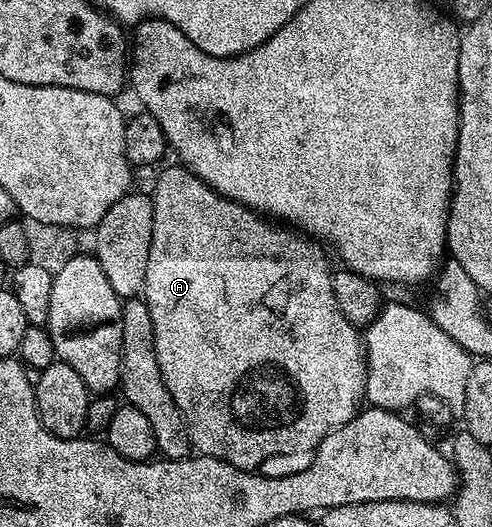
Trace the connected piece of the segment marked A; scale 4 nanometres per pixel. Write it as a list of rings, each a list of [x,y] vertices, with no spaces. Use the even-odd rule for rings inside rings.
[[[173,164],[167,170],[158,174],[152,189],[152,248],[148,248],[148,276],[146,277],[146,288],[144,299],[152,316],[152,329],[155,333],[156,361],[160,366],[160,373],[172,400],[176,402],[176,408],[182,413],[186,423],[187,434],[190,437],[190,445],[203,458],[215,458],[231,462],[237,470],[253,471],[261,462],[269,458],[282,458],[285,454],[306,454],[317,451],[318,445],[329,436],[333,430],[339,430],[348,420],[352,420],[363,405],[366,396],[366,352],[363,339],[360,337],[359,327],[348,324],[344,320],[344,312],[336,304],[336,296],[332,296],[332,265],[326,259],[323,243],[315,240],[311,235],[298,228],[291,228],[286,224],[279,224],[269,217],[263,216],[259,211],[251,210],[248,206],[242,206],[233,202],[231,198],[225,198],[217,194],[212,187],[200,176],[196,176],[185,166]],[[194,328],[204,330],[218,330],[218,380],[210,380],[208,390],[198,390],[198,380],[194,380],[194,372],[198,374],[198,366],[178,366],[178,372],[172,374],[170,362],[206,362],[208,350],[214,348],[214,338],[194,340]]]

